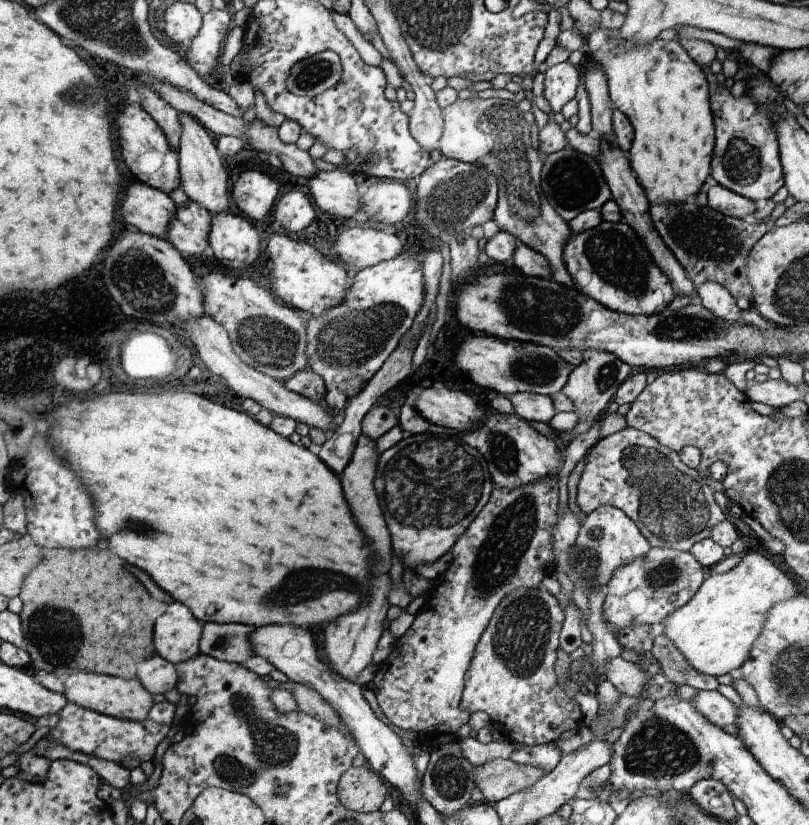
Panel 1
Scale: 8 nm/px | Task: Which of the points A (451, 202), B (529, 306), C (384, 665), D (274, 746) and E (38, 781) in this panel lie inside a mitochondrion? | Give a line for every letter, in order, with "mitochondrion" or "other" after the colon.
A: mitochondrion
B: mitochondrion
C: other
D: mitochondrion
E: other

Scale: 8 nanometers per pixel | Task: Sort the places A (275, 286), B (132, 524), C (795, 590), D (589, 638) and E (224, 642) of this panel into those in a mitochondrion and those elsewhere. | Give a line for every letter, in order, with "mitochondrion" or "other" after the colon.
A: other
B: mitochondrion
C: other
D: other
E: mitochondrion

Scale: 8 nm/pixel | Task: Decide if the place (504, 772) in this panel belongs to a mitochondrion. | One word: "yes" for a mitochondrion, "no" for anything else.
no

